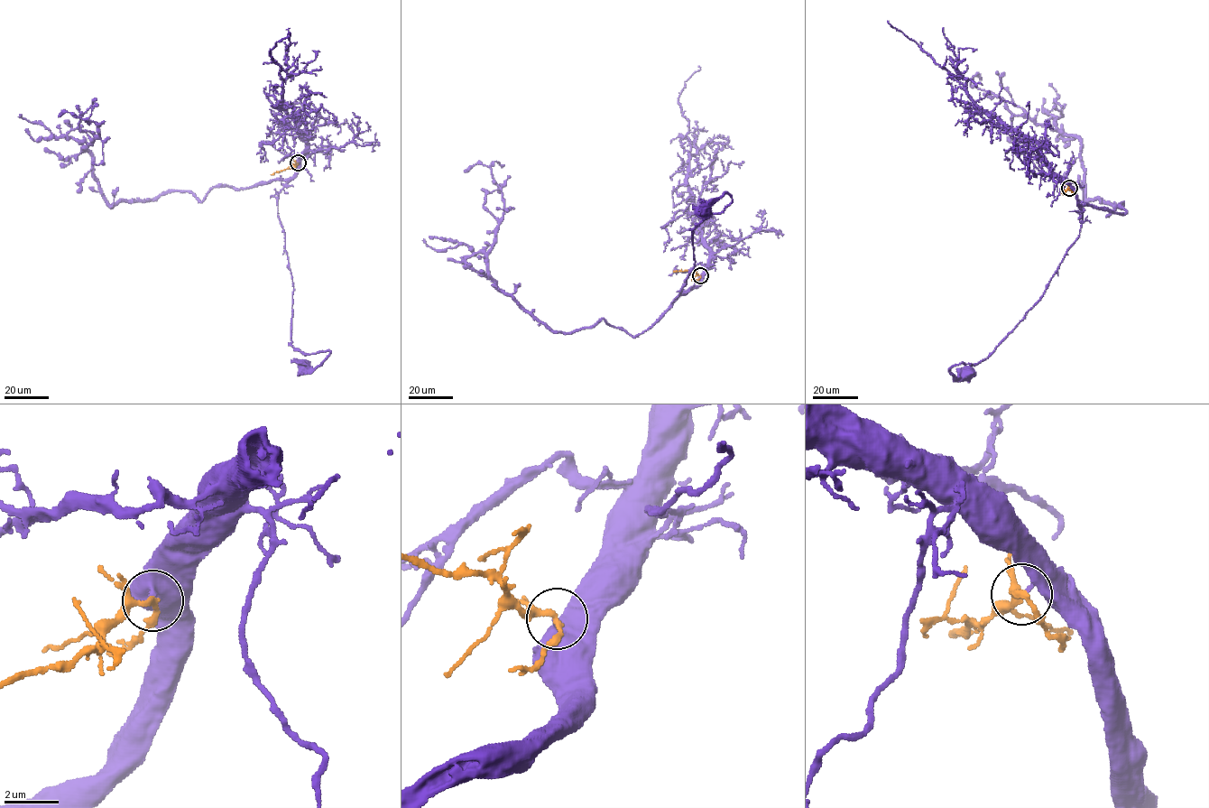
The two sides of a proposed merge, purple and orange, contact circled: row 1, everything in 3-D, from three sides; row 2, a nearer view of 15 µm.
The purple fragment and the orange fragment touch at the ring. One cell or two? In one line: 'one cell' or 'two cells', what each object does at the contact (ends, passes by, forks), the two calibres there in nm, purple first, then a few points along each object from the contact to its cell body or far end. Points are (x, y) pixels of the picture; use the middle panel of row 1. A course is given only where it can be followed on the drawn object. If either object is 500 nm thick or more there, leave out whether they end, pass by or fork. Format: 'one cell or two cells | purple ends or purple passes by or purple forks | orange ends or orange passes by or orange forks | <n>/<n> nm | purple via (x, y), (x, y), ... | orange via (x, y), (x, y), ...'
one cell | purple ends | orange forks | 320/160 nm | purple via (700, 275), (700, 285), (679, 295), (693, 268), (692, 230), (721, 213), (732, 197), (724, 193), (704, 209) | orange via (700, 275), (687, 270), (673, 272)

